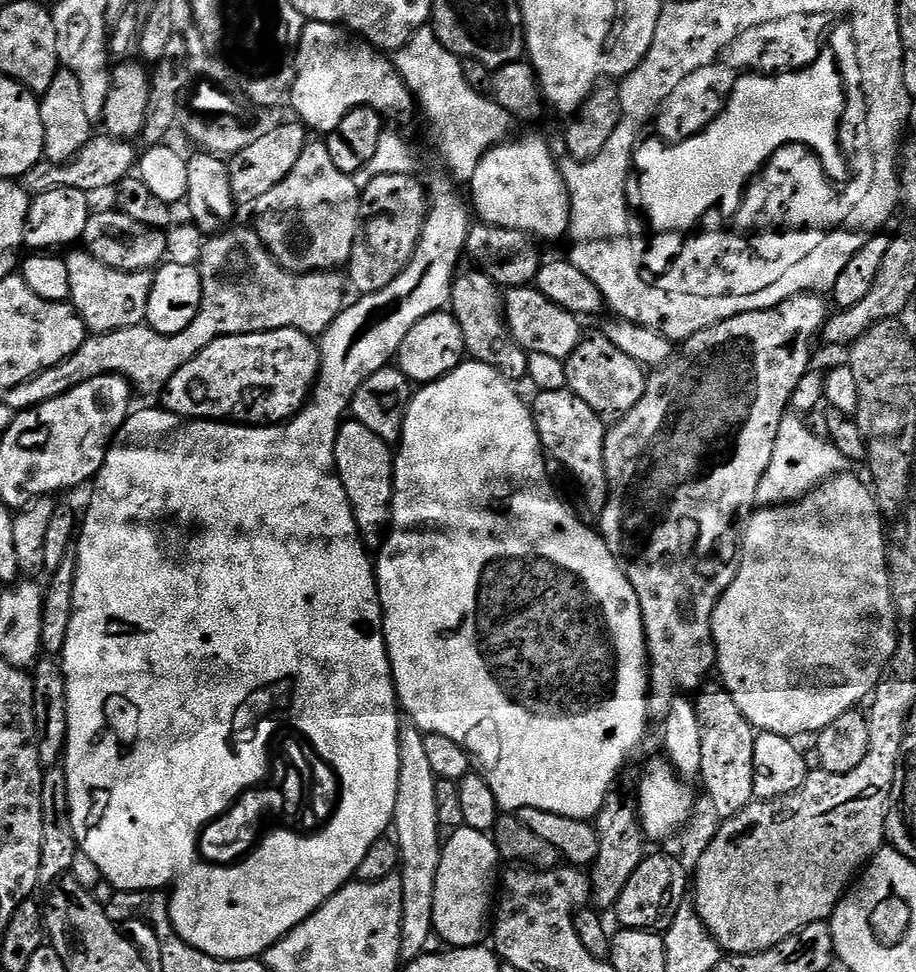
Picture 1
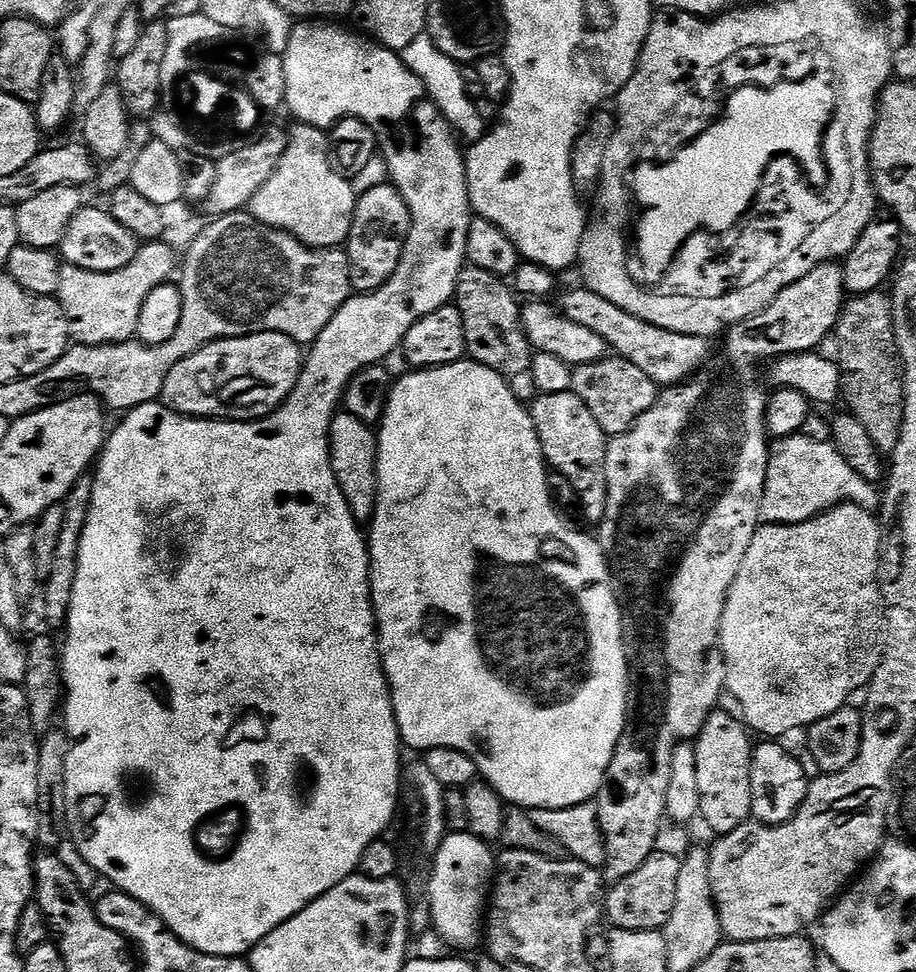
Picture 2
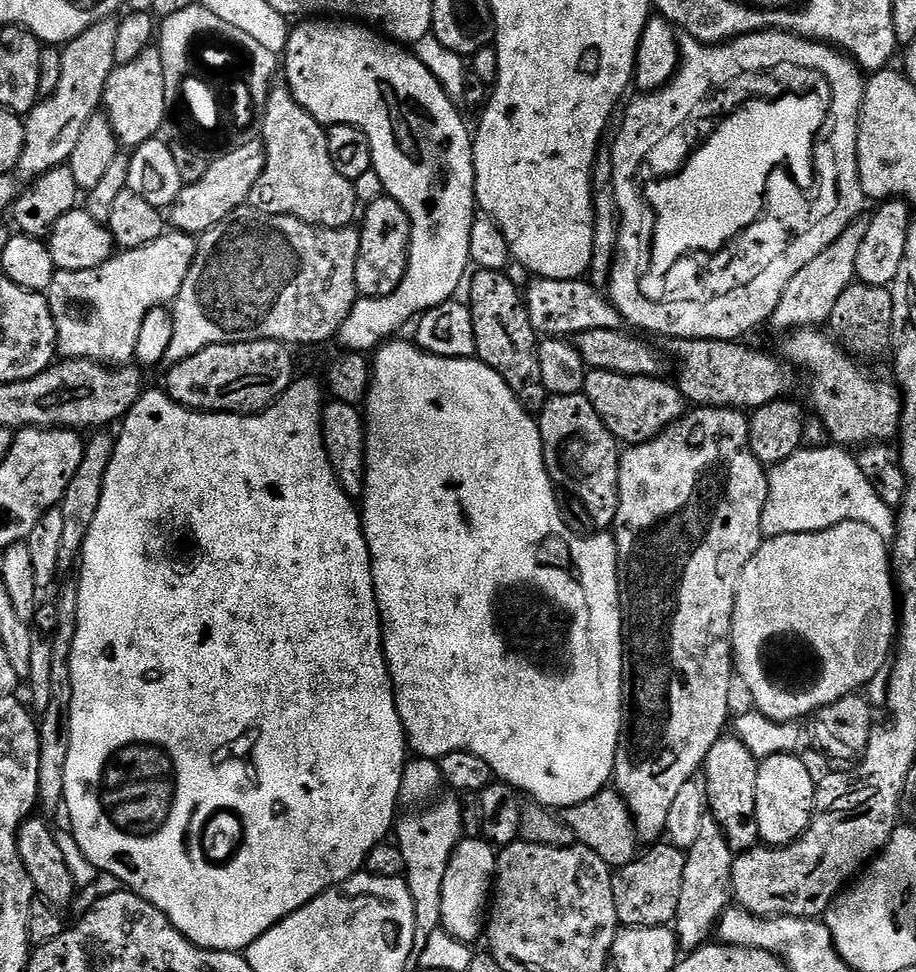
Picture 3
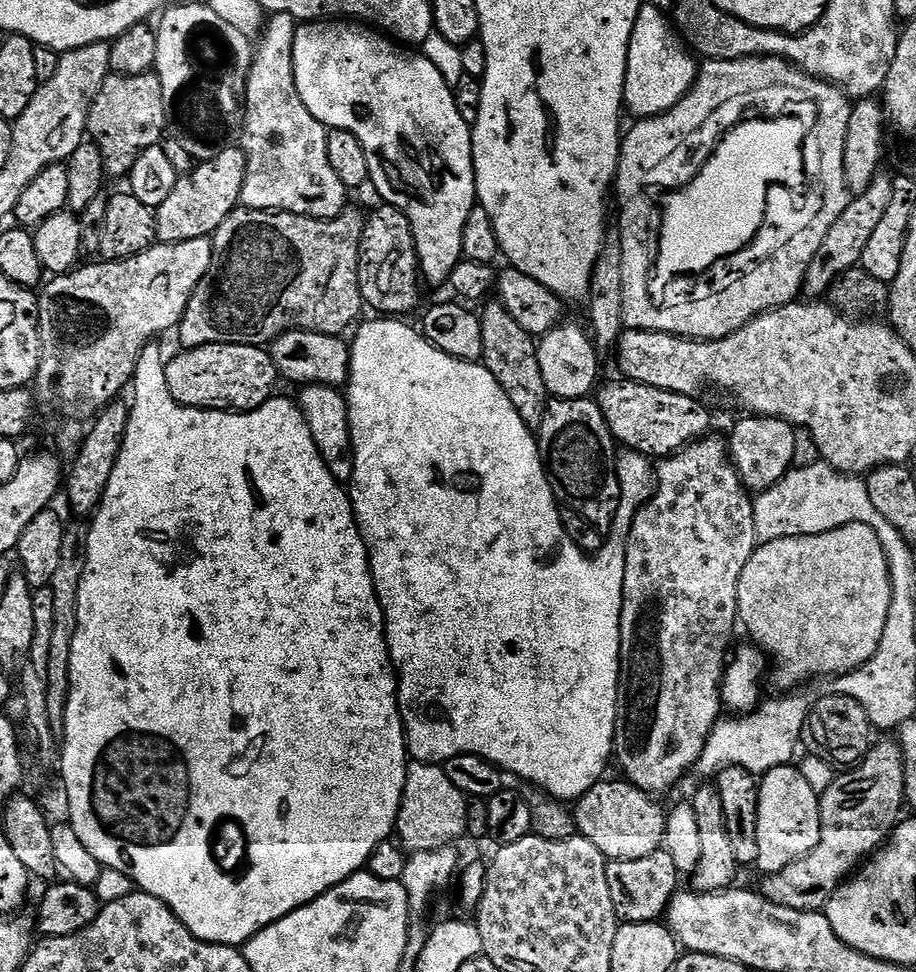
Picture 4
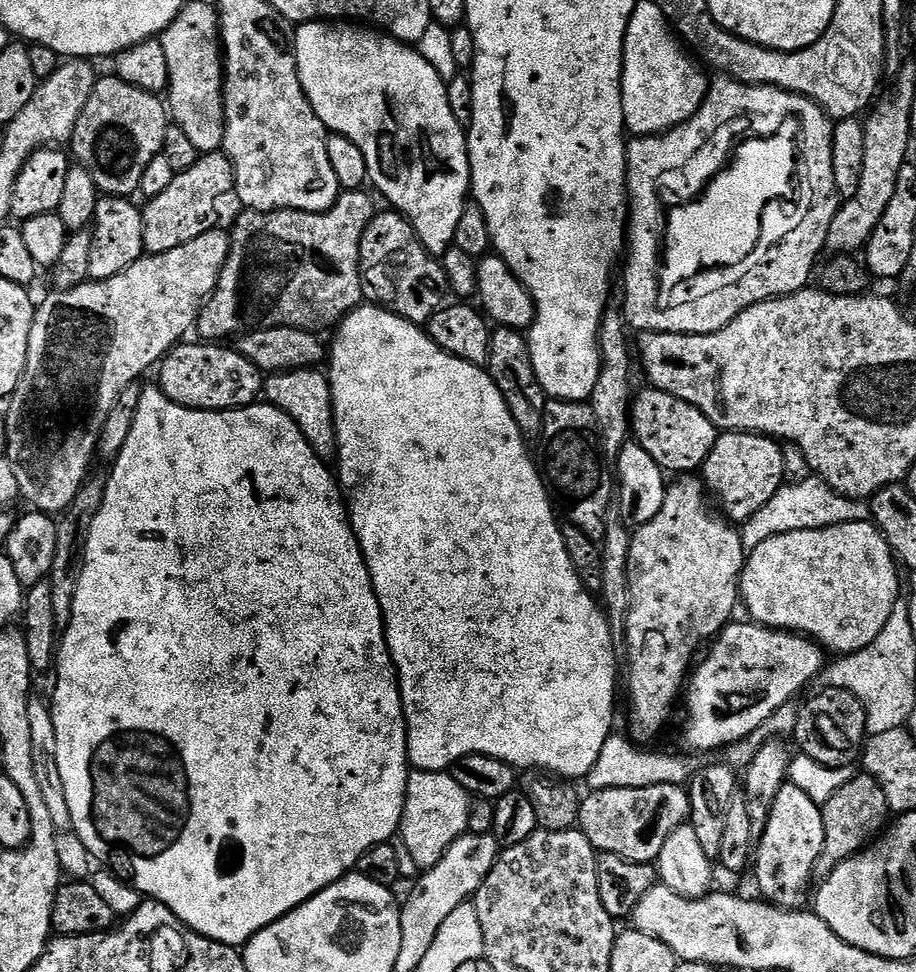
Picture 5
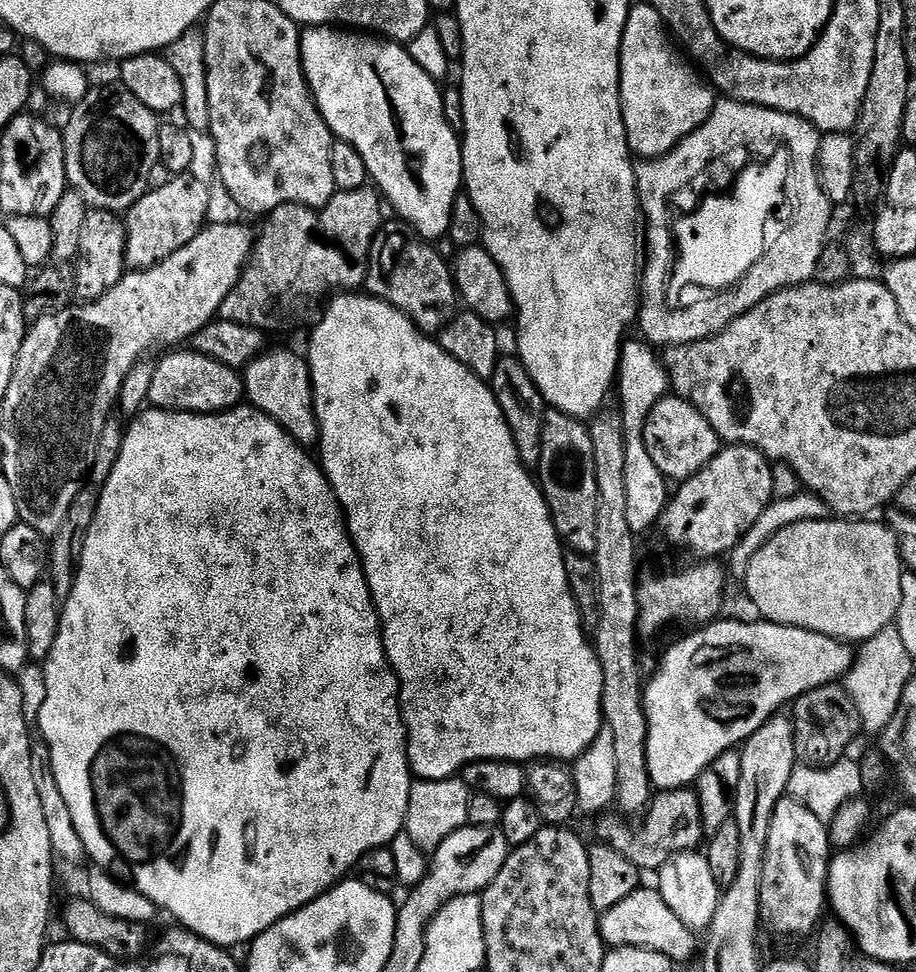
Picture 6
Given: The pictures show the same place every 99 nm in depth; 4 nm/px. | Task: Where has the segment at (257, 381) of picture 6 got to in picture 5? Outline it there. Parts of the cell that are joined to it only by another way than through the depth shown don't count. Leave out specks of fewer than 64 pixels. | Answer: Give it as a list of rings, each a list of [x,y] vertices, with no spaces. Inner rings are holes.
[[[296,368],[292,372],[278,372],[264,381],[262,396],[274,408],[282,409],[302,430],[310,446],[321,460],[332,462],[337,459],[336,419],[332,409],[332,385],[327,375],[316,368]]]

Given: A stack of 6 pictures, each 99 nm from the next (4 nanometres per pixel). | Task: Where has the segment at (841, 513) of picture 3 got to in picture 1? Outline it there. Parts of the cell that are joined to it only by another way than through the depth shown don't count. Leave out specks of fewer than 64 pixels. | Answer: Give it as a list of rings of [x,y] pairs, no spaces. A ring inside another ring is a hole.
[[[786,414],[782,418],[782,426],[778,426],[778,438],[774,438],[774,454],[770,454],[770,466],[766,466],[762,482],[758,482],[757,505],[760,508],[772,508],[776,504],[795,501],[831,476],[847,473],[849,468],[850,462],[842,454],[838,454],[831,440],[807,430],[803,415]]]

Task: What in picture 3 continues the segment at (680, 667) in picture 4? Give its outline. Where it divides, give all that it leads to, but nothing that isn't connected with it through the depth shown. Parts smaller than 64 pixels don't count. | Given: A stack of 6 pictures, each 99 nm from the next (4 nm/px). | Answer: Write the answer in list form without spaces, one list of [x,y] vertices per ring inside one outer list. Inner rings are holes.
[[[693,407],[691,410],[685,411],[679,420],[668,427],[665,432],[660,432],[652,440],[647,440],[644,444],[634,444],[625,447],[620,453],[620,465],[618,466],[618,514],[616,515],[616,523],[614,525],[614,535],[616,542],[616,563],[620,574],[620,613],[622,614],[622,634],[624,635],[624,693],[622,694],[622,726],[620,727],[620,741],[616,747],[616,761],[614,762],[615,791],[620,793],[621,798],[626,802],[626,806],[632,815],[632,821],[636,827],[637,841],[643,842],[645,845],[651,846],[661,839],[666,833],[666,818],[670,815],[670,809],[674,803],[674,798],[682,790],[682,786],[693,783],[692,776],[701,771],[706,754],[710,754],[710,746],[714,746],[714,742],[718,742],[720,737],[725,735],[727,726],[730,724],[730,716],[728,720],[728,703],[732,700],[732,680],[734,684],[734,661],[732,658],[732,611],[734,610],[734,602],[736,601],[736,587],[740,581],[742,570],[746,566],[746,562],[750,562],[750,558],[760,548],[762,537],[760,535],[760,523],[762,522],[762,510],[766,506],[766,494],[768,493],[768,472],[765,465],[758,462],[758,458],[752,452],[750,446],[750,438],[748,437],[748,421],[749,417],[743,411],[734,408],[702,408]]]

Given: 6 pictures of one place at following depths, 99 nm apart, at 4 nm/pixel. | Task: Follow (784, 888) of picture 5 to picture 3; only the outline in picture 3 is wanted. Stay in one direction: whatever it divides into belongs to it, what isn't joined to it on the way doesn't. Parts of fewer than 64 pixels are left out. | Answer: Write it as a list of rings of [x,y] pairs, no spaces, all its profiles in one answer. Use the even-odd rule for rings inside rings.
[[[787,752],[759,761],[755,820],[758,822],[760,840],[773,848],[785,848],[787,844],[793,844],[812,827],[818,780],[812,777],[811,770],[798,757]]]

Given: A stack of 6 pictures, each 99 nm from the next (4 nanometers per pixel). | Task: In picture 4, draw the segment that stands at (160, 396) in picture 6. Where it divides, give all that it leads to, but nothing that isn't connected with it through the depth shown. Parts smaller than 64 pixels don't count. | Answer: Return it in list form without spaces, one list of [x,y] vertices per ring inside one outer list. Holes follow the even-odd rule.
[[[207,344],[201,348],[180,350],[166,364],[168,393],[183,407],[206,408],[210,412],[252,412],[273,399],[277,391],[278,373],[272,361],[271,351],[255,344]]]

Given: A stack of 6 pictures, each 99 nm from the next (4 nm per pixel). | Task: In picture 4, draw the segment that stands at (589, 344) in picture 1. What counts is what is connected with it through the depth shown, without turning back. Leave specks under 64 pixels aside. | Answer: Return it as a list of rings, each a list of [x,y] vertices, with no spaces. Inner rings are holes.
[[[616,378],[613,384],[603,384],[598,388],[600,409],[612,431],[612,439],[625,449],[639,452],[647,458],[667,458],[693,440],[709,435],[712,416],[707,406],[699,404],[701,401],[695,396],[658,390],[623,378]]]

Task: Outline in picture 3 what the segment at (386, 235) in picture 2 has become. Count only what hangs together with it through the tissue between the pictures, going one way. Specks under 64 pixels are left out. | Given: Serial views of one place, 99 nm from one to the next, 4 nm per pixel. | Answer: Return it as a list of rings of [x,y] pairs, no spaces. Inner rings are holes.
[[[381,195],[363,209],[358,227],[360,249],[356,262],[356,290],[361,297],[381,300],[383,296],[394,294],[394,290],[408,273],[408,247],[412,237],[412,223],[406,210],[402,210],[398,202],[394,202],[389,196]]]

